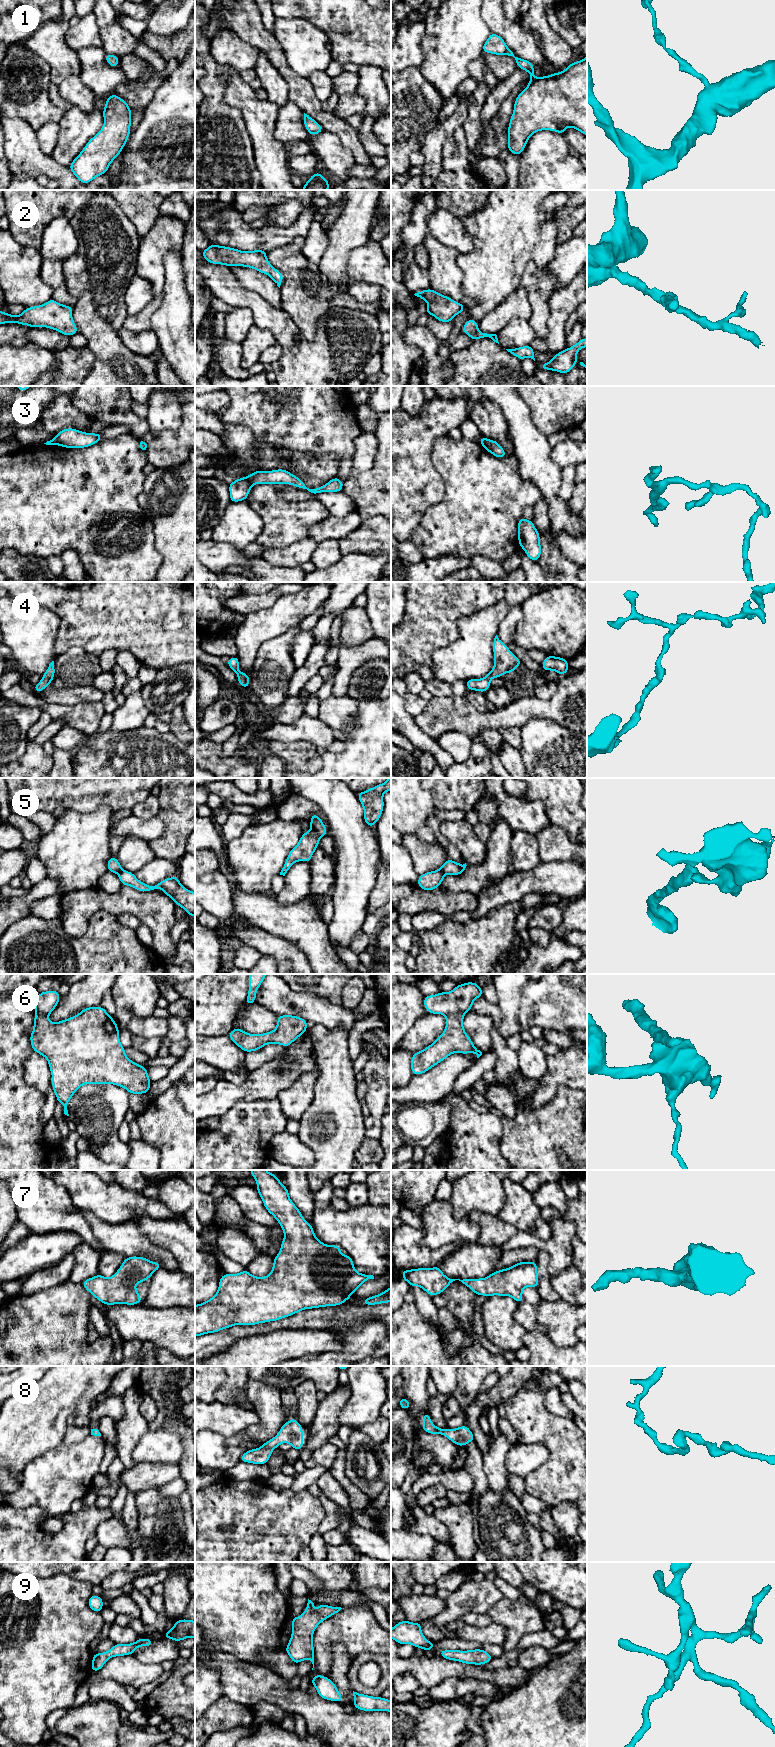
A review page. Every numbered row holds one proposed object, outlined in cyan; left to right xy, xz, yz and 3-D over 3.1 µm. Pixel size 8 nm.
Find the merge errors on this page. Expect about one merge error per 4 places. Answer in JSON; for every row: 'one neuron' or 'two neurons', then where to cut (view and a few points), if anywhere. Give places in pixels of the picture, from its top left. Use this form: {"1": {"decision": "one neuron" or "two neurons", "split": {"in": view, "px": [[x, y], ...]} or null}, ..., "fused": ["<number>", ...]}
{"1": {"decision": "one neuron", "split": null}, "2": {"decision": "one neuron", "split": null}, "3": {"decision": "one neuron", "split": null}, "4": {"decision": "one neuron", "split": null}, "5": {"decision": "two neurons", "split": {"in": "xz", "px": [[312, 827], [321, 835]]}}, "6": {"decision": "two neurons", "split": {"in": "yz", "px": [[464, 1012], [451, 1012], [446, 1016]]}}, "7": {"decision": "one neuron", "split": null}, "8": {"decision": "one neuron", "split": null}, "9": {"decision": "one neuron", "split": null}, "fused": ["5", "6"]}

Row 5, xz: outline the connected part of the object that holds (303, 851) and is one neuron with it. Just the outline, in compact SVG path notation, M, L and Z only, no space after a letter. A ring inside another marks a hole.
M313 828L302 834L299 843L289 852L280 875L285 876L287 871L297 861L310 862L320 839L321 835Z

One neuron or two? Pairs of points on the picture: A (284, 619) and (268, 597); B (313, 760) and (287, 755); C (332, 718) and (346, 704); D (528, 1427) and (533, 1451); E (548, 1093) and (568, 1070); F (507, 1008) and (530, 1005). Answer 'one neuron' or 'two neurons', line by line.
A: two neurons
B: one neuron
C: one neuron
D: two neurons
E: one neuron
F: two neurons

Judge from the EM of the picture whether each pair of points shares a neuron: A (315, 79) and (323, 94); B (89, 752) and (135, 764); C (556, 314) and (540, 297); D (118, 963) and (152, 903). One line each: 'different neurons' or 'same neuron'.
A: same neuron
B: same neuron
C: different neurons
D: different neurons

